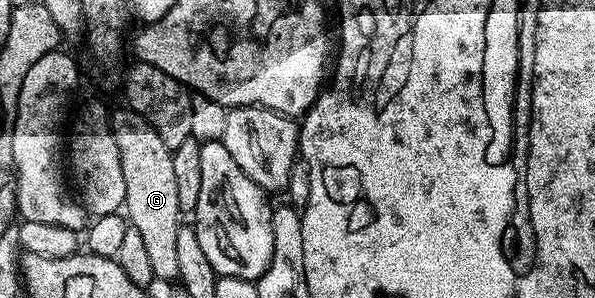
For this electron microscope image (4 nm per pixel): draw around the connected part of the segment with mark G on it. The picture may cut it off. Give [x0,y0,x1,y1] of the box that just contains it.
[111,109,183,280]

